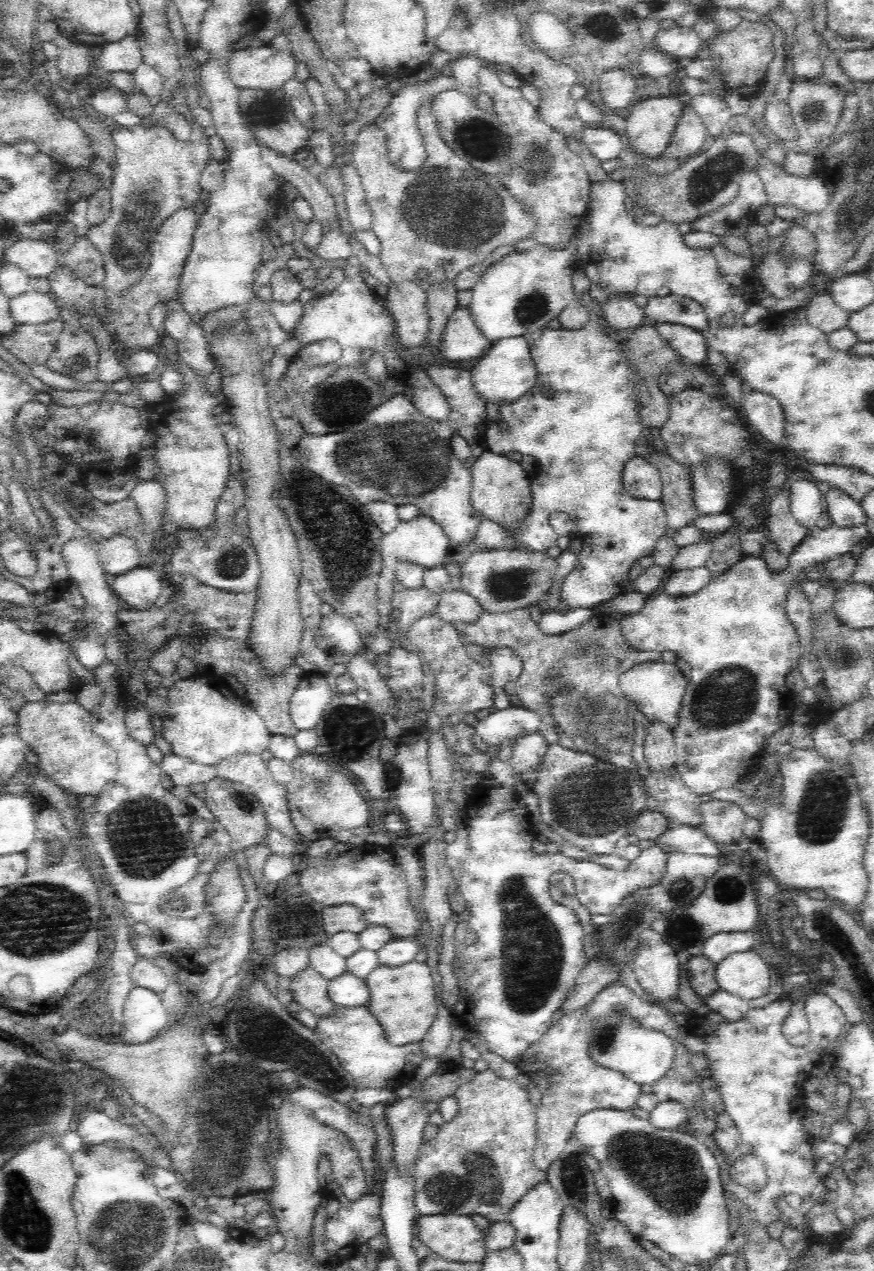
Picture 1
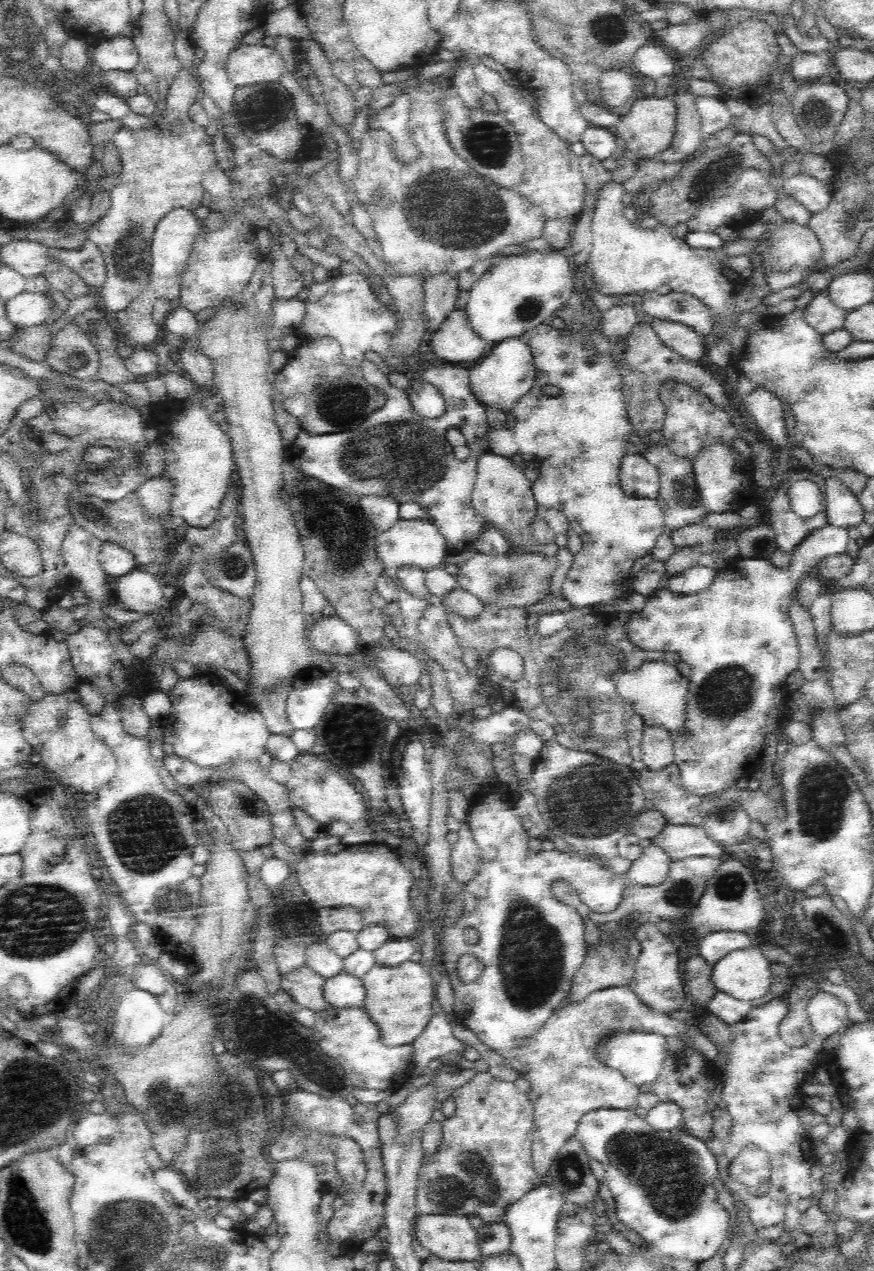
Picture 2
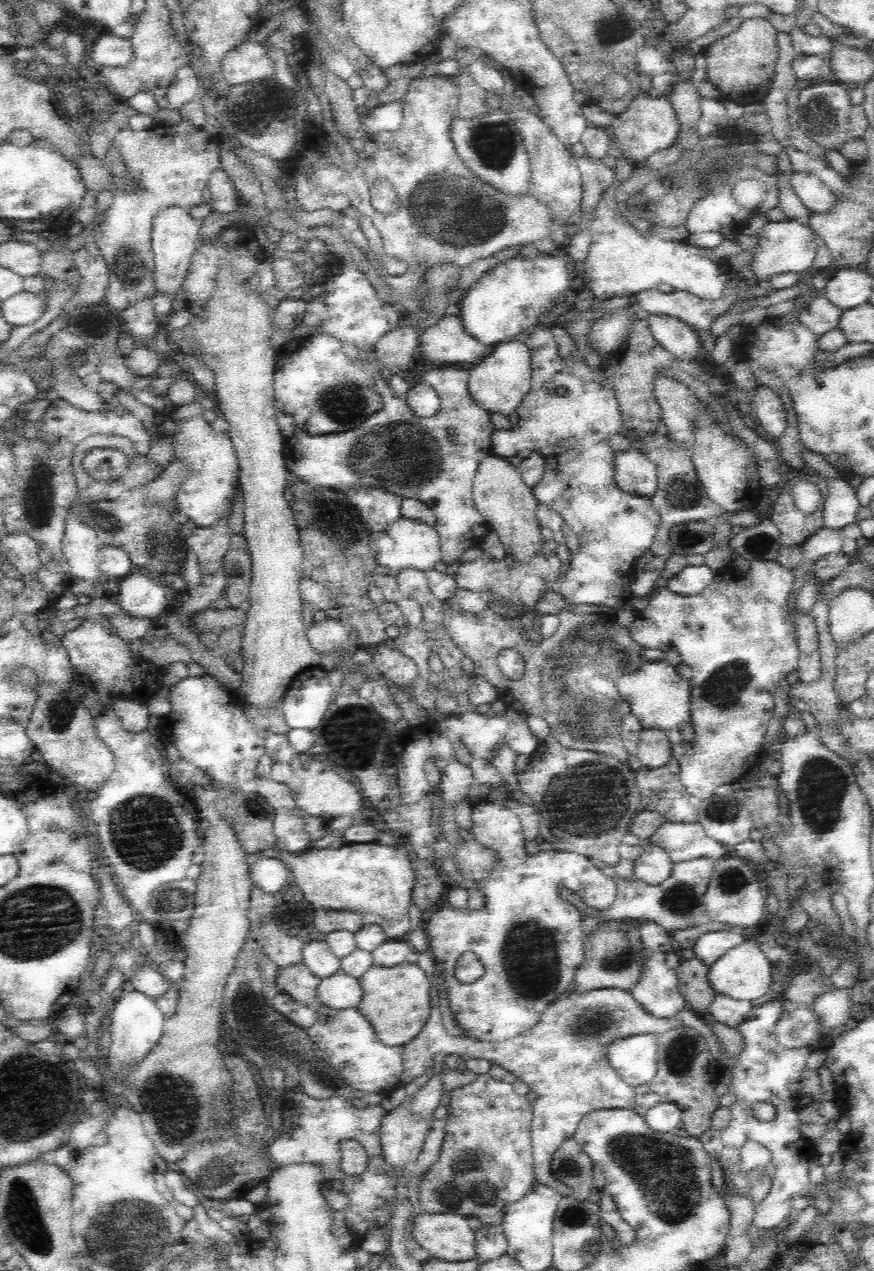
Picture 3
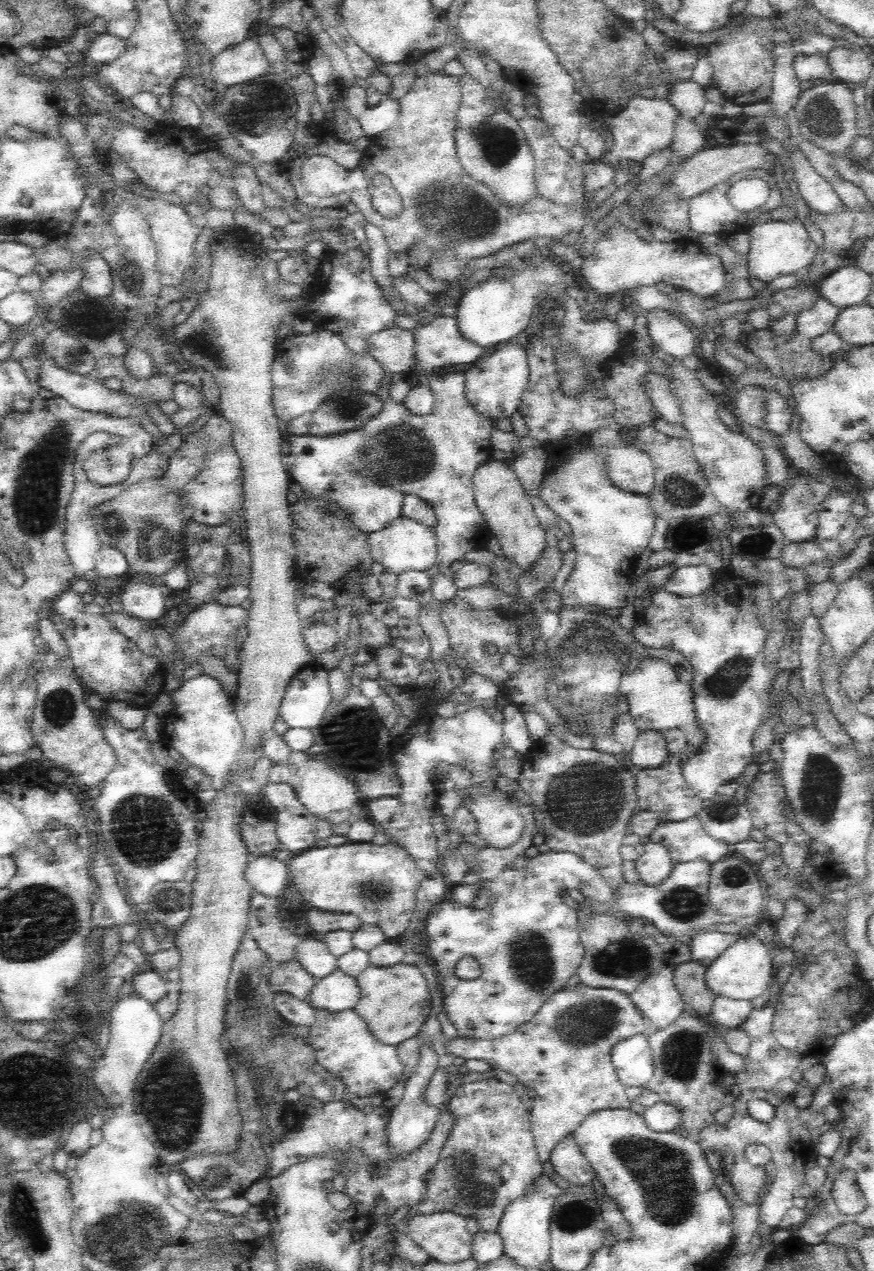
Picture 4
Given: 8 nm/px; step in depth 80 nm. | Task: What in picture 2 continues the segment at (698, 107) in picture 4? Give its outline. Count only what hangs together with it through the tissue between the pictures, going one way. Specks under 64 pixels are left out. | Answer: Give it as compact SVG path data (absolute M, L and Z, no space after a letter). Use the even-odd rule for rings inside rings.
M689 90L676 94L677 129L670 146L654 156L660 162L685 162L692 157L705 137L700 132L701 116L696 108L696 95Z

